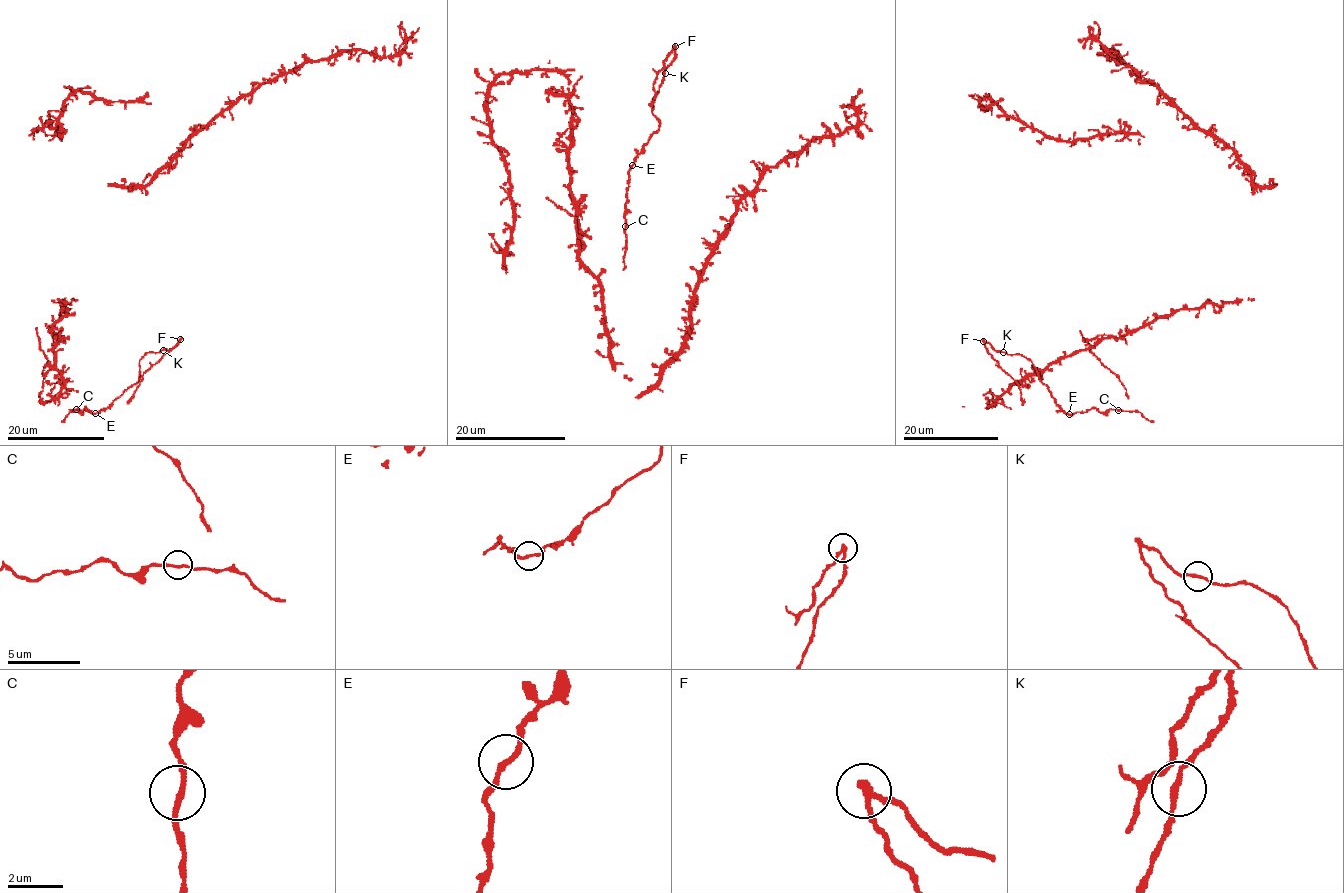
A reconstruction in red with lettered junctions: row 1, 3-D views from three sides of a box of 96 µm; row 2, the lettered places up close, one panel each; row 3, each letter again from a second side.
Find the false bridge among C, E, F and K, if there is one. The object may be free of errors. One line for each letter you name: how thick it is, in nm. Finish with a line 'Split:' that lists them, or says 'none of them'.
F: calibre 190 nm
Split: F

